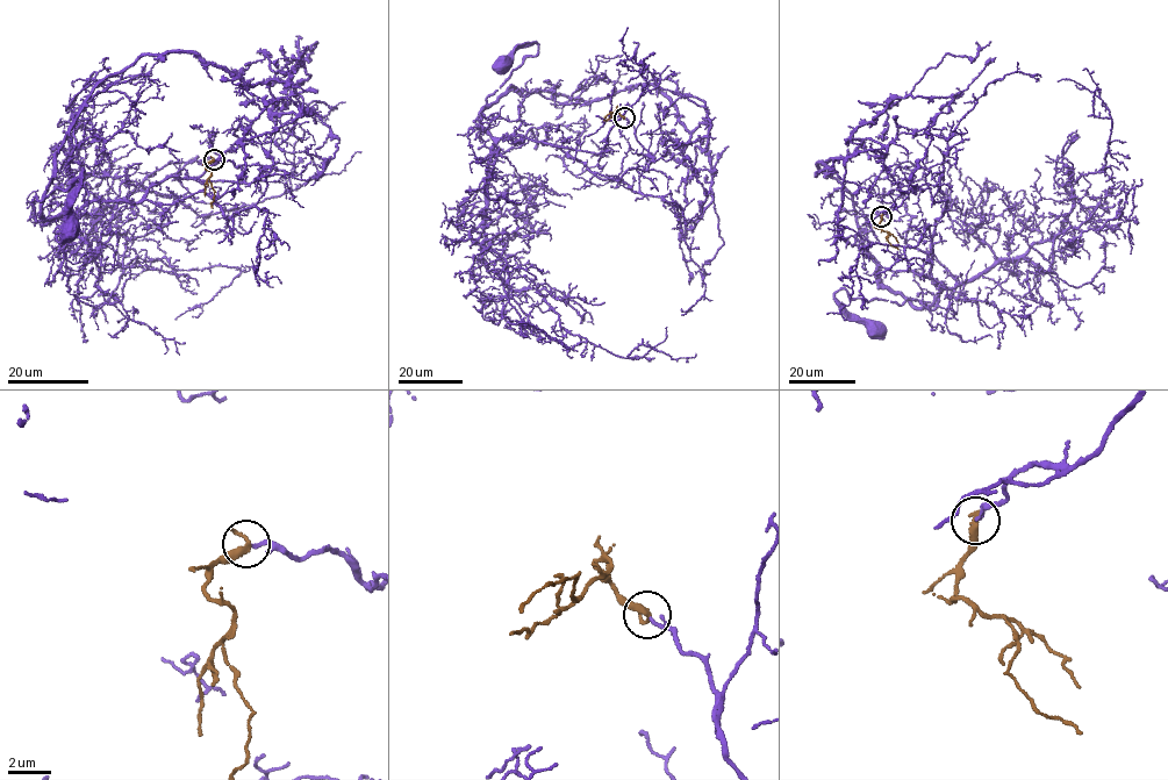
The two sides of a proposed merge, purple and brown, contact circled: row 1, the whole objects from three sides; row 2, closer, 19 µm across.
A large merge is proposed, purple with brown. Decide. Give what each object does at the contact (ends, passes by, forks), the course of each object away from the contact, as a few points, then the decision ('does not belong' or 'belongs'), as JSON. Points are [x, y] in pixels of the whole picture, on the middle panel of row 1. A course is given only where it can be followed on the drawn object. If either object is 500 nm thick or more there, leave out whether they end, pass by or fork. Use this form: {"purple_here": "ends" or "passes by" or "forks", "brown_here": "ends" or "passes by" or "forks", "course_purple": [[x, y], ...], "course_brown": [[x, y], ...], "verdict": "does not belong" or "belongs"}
{"purple_here": "ends", "brown_here": "passes by", "course_purple": [[625, 117], [651, 163], [618, 180], [550, 143], [494, 138], [475, 120], [536, 42], [503, 63]], "course_brown": [[624, 117], [616, 109], [618, 111], [614, 115], [614, 112], [604, 117]], "verdict": "belongs"}

